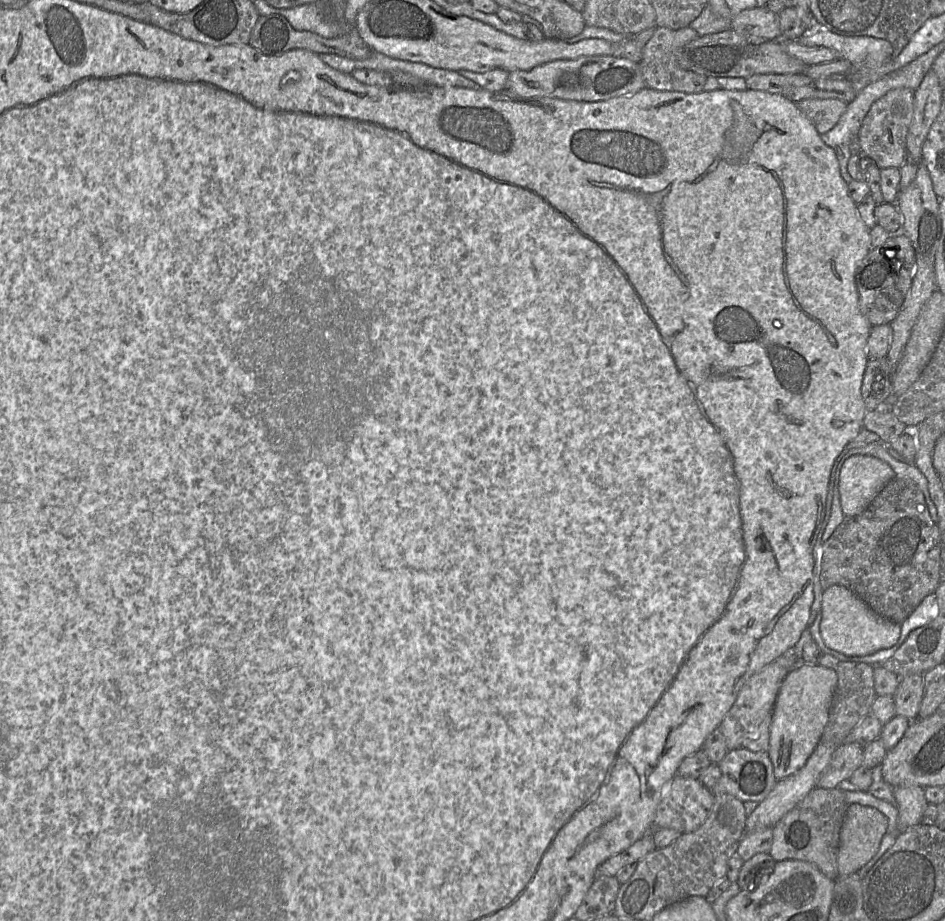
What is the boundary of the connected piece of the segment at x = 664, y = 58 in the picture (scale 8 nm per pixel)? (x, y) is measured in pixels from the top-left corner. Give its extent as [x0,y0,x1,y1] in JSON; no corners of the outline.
[639,26,708,93]

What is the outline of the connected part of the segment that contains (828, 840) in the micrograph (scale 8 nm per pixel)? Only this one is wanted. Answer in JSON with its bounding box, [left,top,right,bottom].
[769,788,848,878]

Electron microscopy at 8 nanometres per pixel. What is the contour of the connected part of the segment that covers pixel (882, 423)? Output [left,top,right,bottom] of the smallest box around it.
[863,409,909,444]

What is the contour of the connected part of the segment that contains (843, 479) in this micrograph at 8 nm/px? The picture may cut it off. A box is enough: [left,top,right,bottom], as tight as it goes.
[837,456,895,519]

